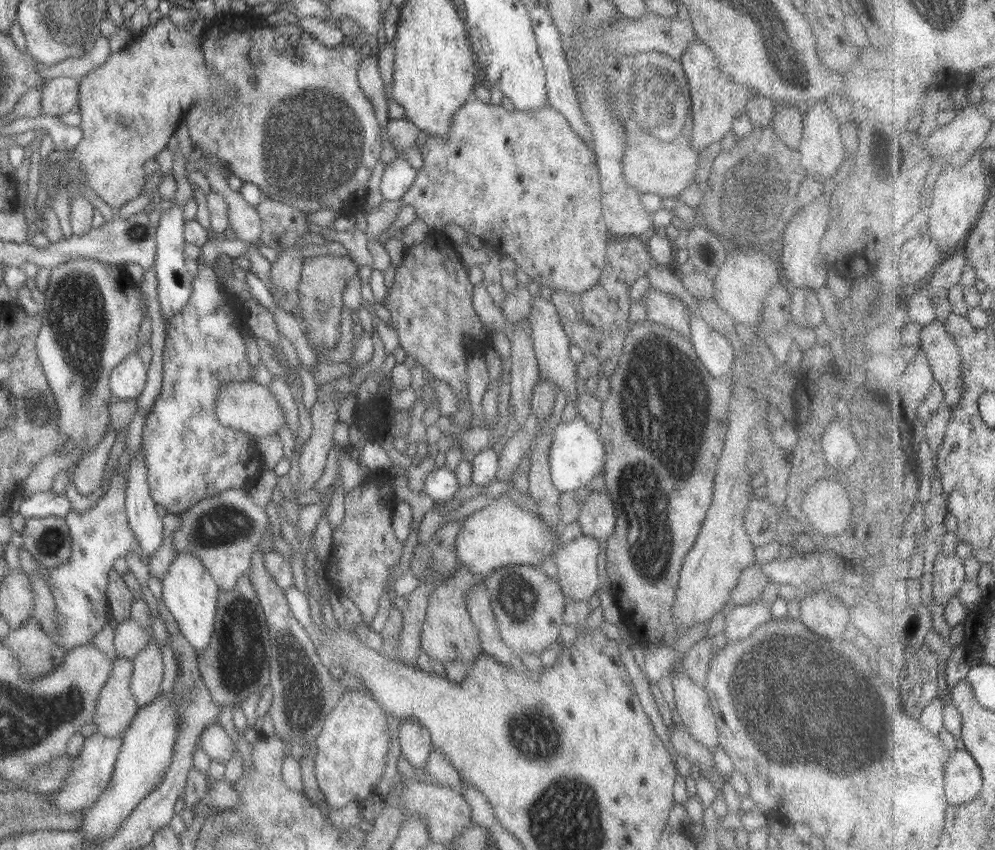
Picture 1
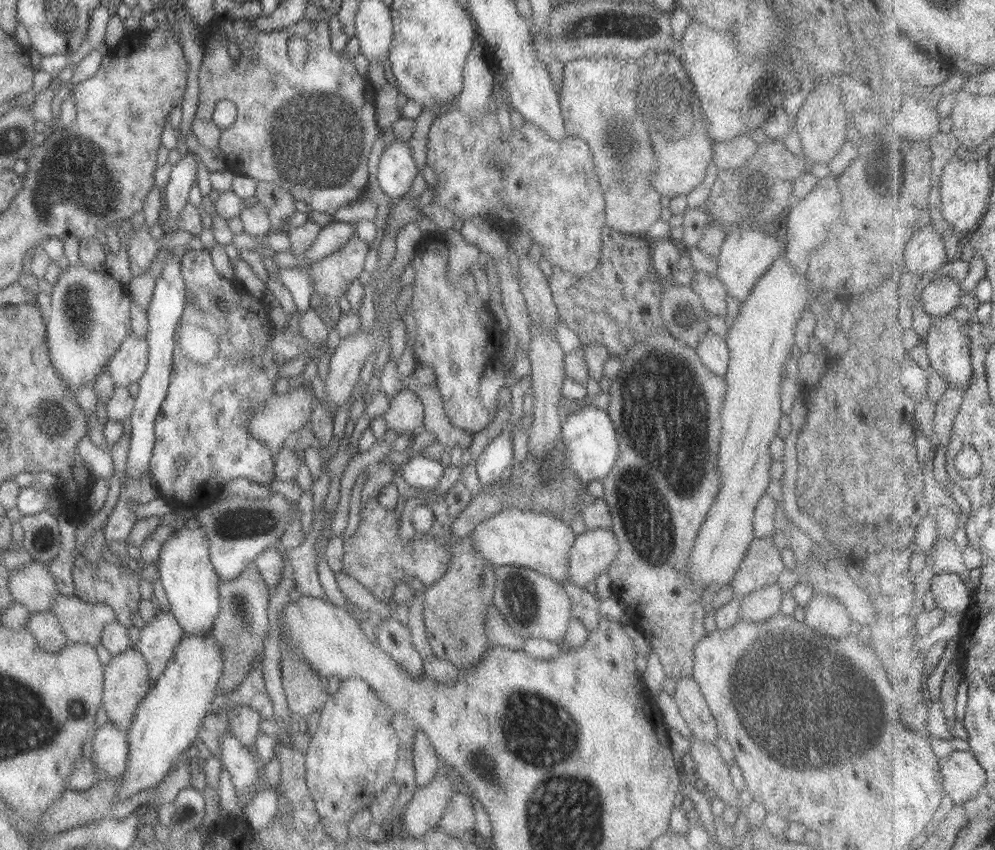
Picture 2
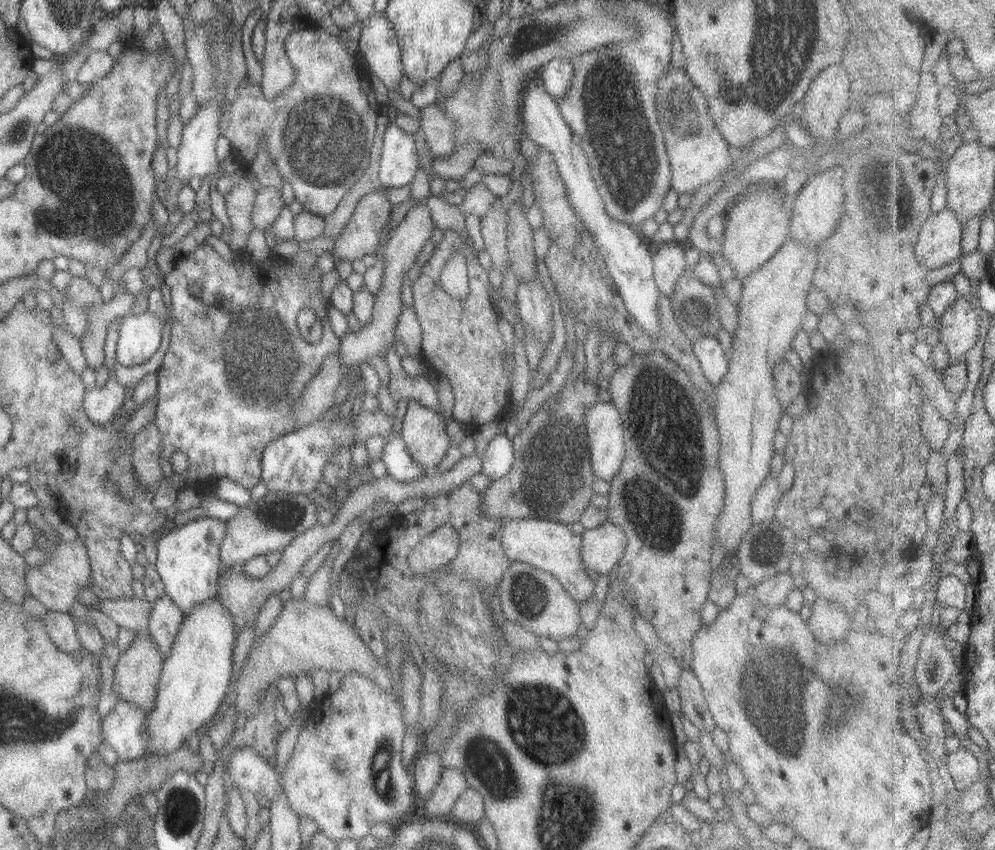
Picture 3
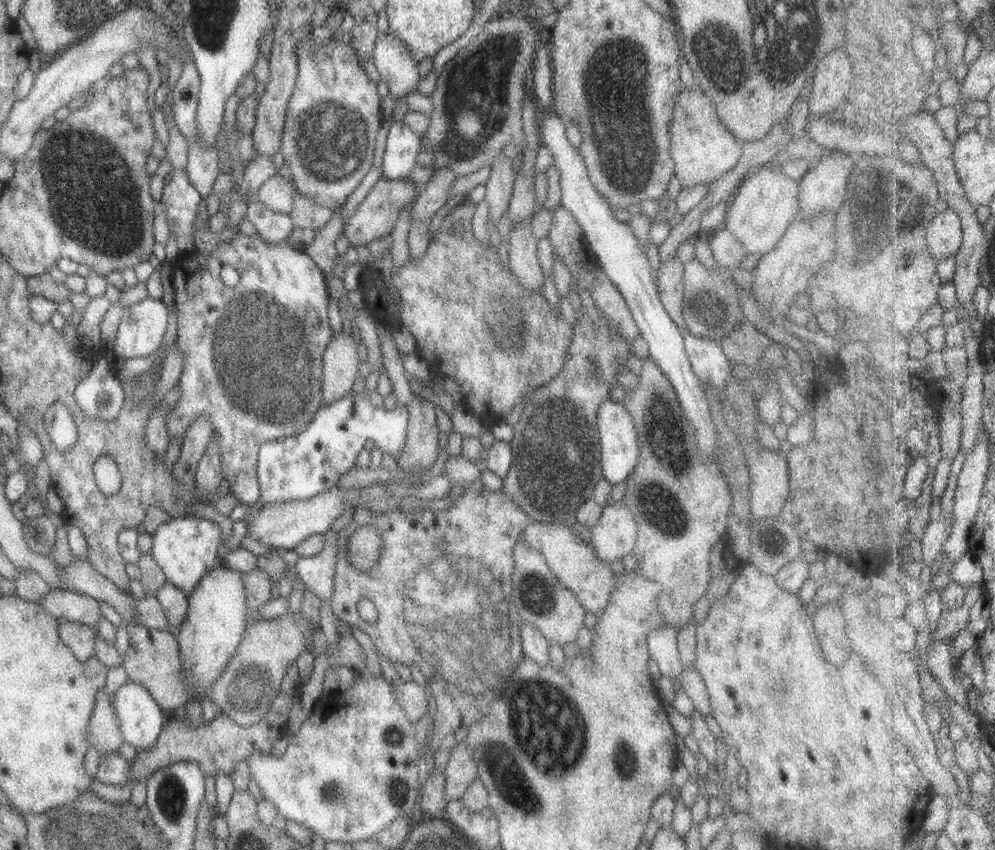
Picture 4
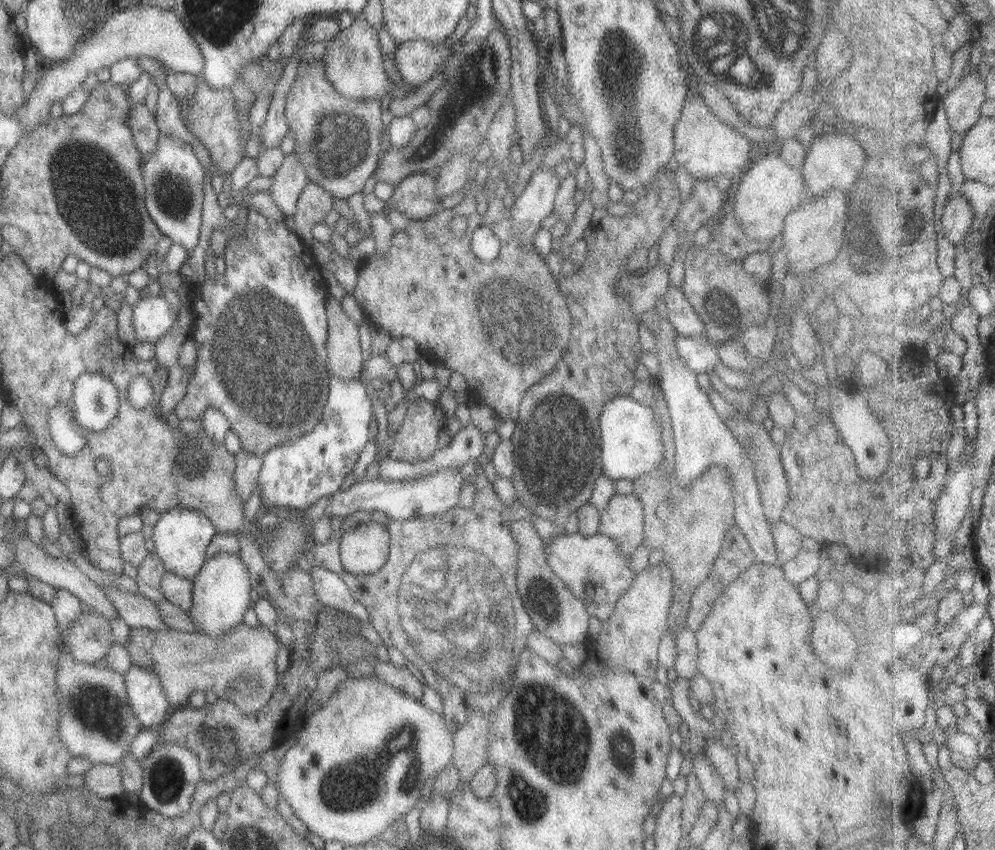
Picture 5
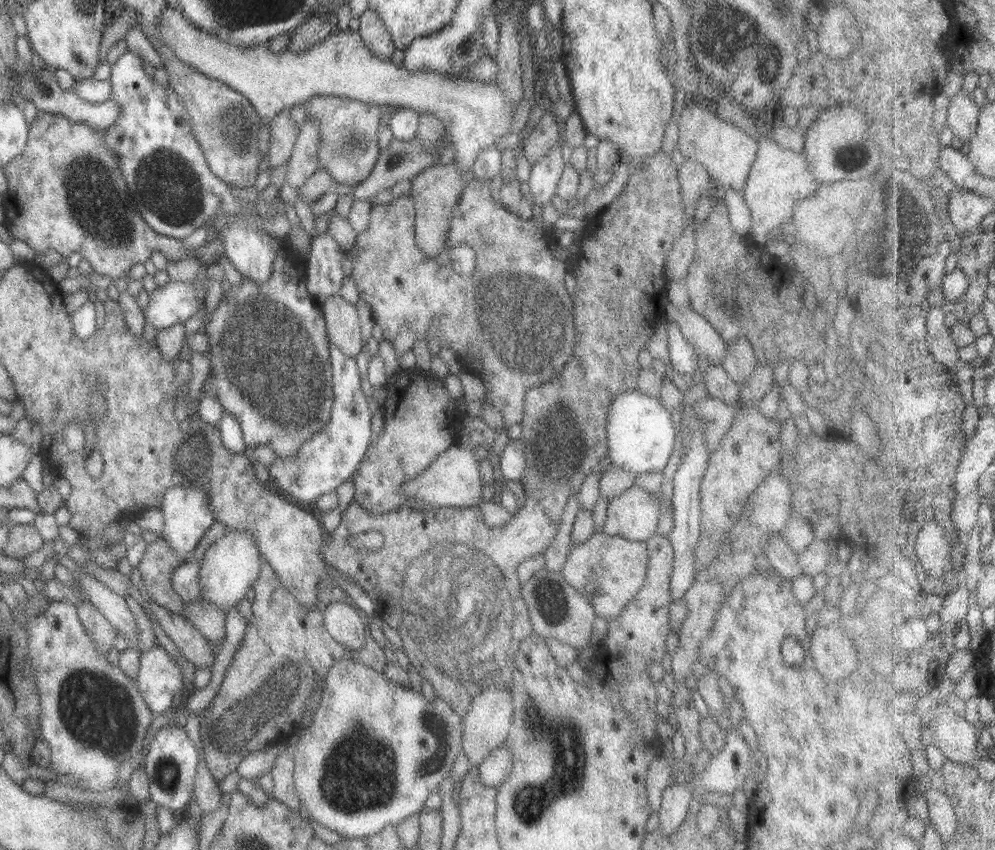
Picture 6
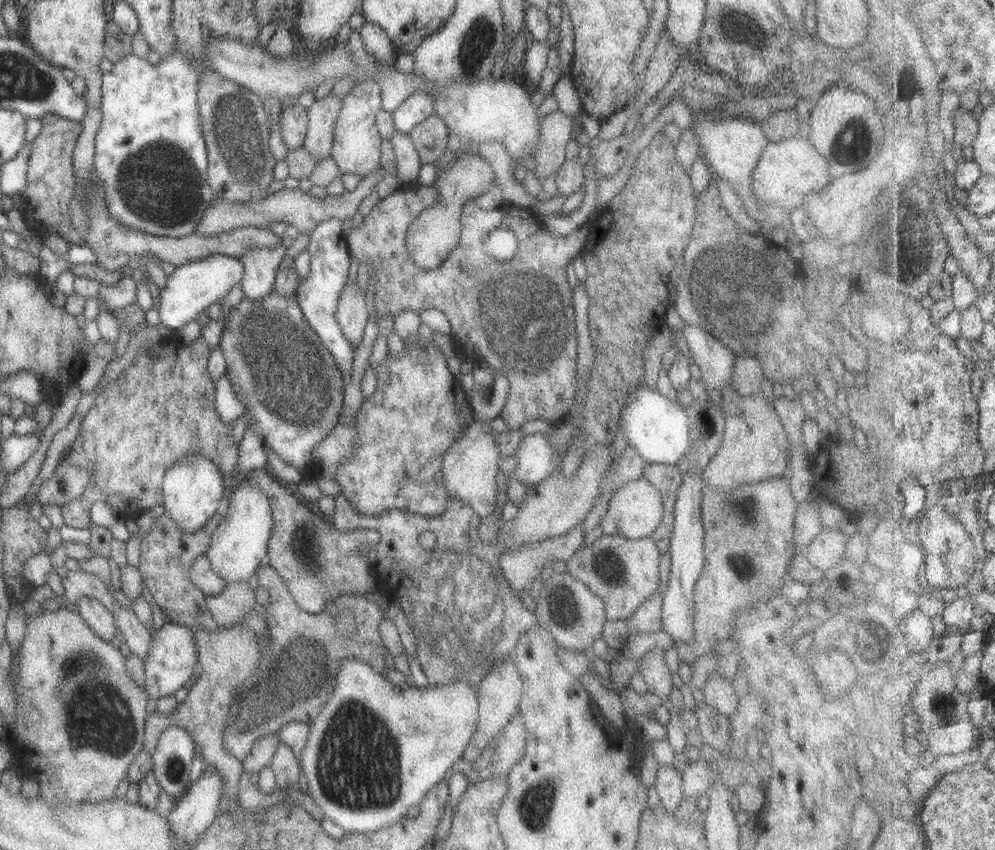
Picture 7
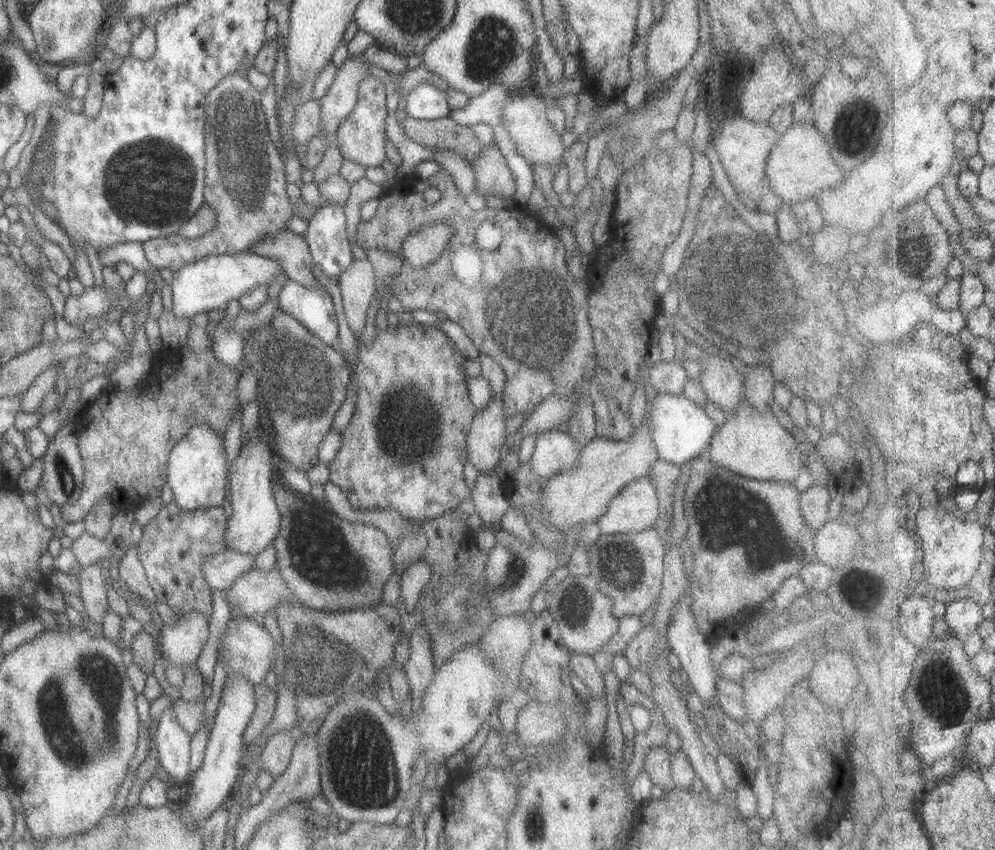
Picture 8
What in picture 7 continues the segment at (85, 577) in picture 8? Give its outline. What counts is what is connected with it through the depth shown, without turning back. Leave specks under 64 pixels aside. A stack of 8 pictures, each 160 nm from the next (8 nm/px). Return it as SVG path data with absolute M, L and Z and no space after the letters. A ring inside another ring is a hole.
M81 596L74 604L77 614L81 620L95 633L101 640L111 642L113 634L116 633L115 625L112 623L112 614L94 598Z

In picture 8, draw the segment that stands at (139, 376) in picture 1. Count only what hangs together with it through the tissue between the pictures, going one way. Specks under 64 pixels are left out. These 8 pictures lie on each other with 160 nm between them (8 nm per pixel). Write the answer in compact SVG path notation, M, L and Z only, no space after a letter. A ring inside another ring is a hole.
M252 253L219 254L201 258L173 273L170 311L175 318L189 318L222 309L229 301L238 300L255 288L268 288L281 275L280 271L281 266L277 261Z

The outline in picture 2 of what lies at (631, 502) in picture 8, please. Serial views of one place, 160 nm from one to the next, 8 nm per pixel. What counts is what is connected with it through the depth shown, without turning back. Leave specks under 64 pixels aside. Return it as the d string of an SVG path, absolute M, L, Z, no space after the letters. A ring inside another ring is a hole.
M585 529L574 535L568 552L568 580L583 589L587 582L605 575L617 547L614 534L609 529Z

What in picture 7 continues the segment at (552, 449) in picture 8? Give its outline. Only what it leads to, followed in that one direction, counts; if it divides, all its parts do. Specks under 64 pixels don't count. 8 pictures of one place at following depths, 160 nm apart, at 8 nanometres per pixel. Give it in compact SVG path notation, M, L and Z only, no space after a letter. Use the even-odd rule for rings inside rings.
M534 433L525 435L515 447L513 459L515 461L514 469L511 476L518 480L520 484L532 485L545 477L549 476L551 472L559 468L561 457L556 454L545 440L543 433Z

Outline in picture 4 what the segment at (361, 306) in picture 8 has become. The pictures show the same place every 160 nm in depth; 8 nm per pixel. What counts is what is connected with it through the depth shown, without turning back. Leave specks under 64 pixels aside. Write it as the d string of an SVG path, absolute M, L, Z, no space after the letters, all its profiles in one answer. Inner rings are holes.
M332 333L322 353L322 404L329 404L351 391L360 366L358 345L349 335Z

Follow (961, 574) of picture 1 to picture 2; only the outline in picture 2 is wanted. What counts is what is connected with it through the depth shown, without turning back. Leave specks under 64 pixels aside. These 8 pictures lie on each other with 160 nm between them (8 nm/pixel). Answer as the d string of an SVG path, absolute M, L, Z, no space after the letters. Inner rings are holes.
M943 573L930 580L937 604L950 613L964 613L971 604L971 595L963 578L956 573Z

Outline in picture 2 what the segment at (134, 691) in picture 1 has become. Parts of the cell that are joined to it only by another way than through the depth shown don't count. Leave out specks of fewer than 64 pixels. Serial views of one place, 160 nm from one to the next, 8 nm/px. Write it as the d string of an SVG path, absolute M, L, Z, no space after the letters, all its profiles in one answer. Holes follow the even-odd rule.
M161 609L155 610L155 612L154 617L139 629L139 638L132 644L132 648L135 648L146 662L149 686L152 686L159 678L160 673L163 672L167 661L173 654L172 650L183 636L182 630L170 612Z

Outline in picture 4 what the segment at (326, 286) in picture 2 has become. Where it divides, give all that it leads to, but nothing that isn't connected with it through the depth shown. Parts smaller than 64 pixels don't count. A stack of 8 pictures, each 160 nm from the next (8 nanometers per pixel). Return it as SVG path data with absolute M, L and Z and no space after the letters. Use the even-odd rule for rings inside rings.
M408 178L401 180L377 179L373 187L367 192L366 197L359 202L355 212L346 219L342 232L349 246L353 249L358 246L366 247L367 243L388 235L404 204L413 201L417 190L418 188L411 184Z

